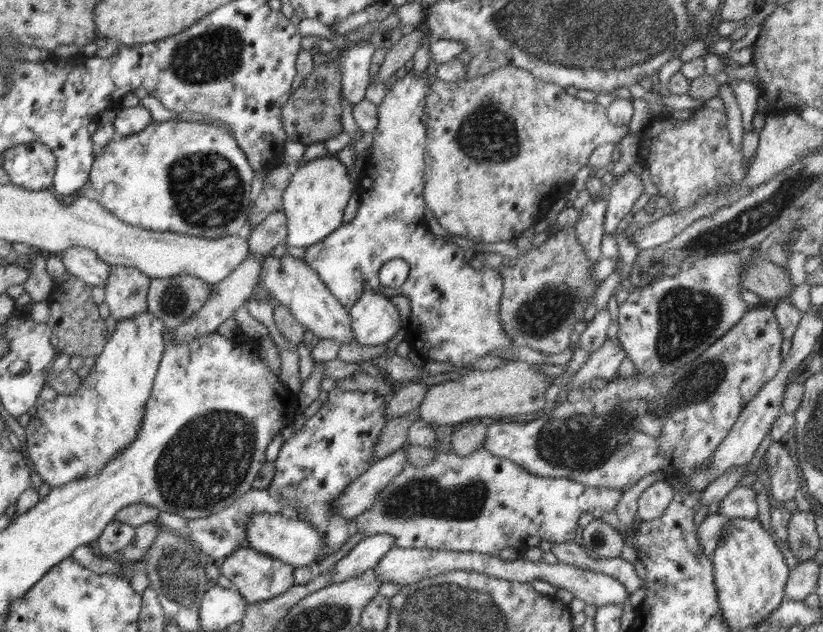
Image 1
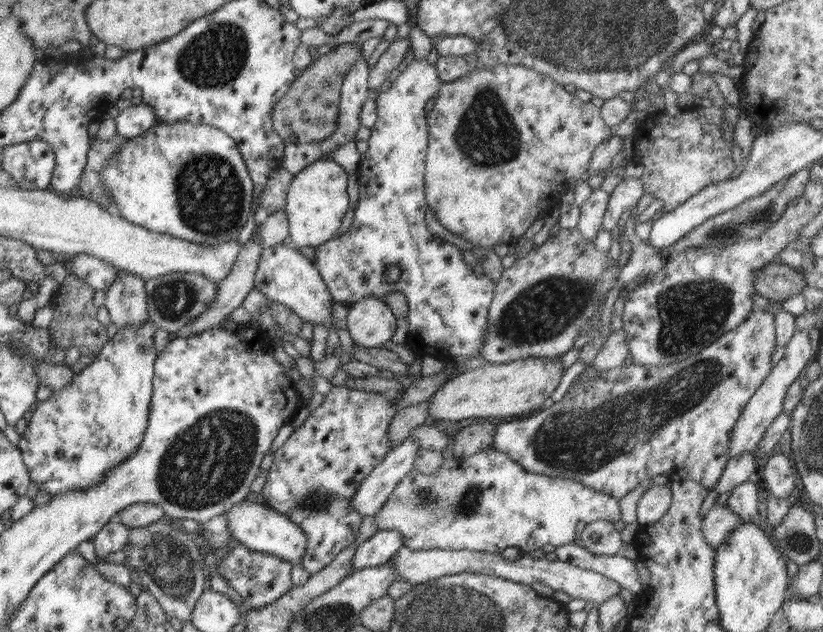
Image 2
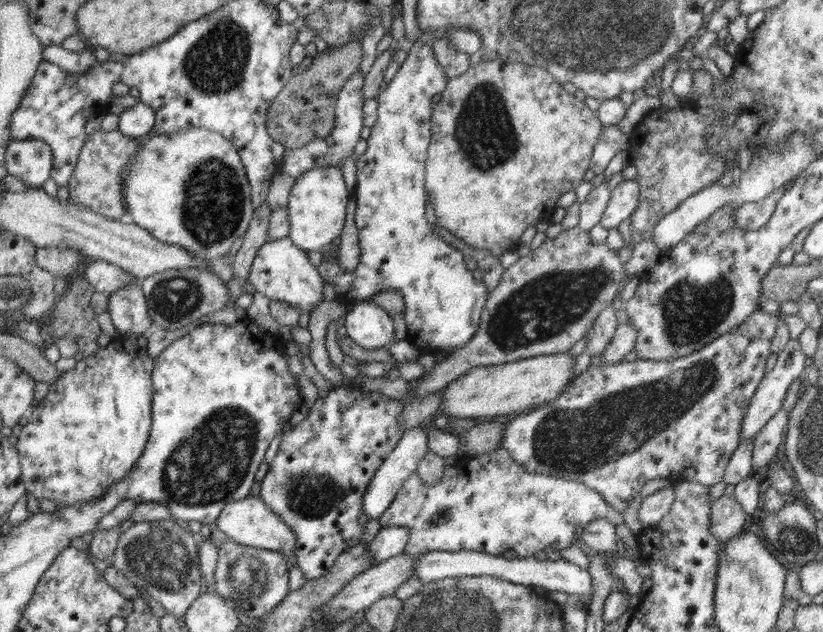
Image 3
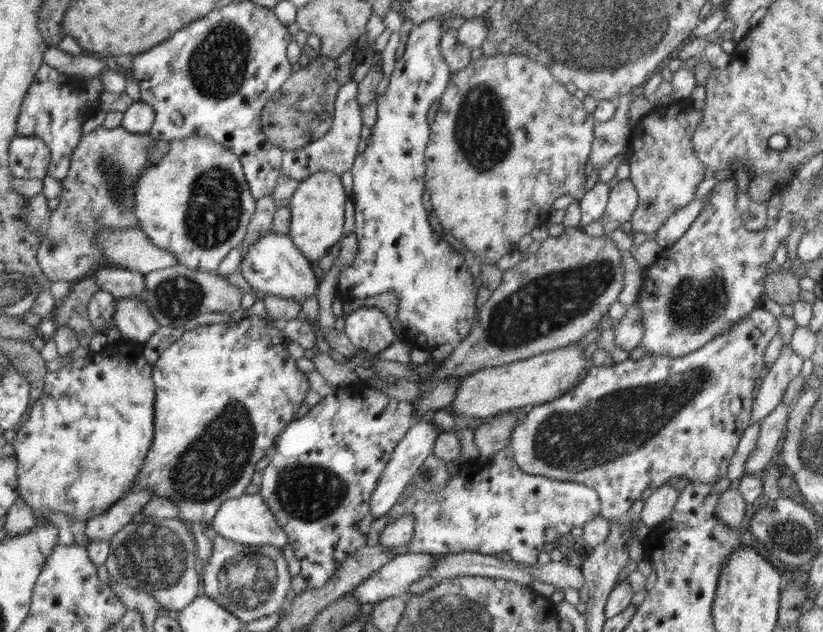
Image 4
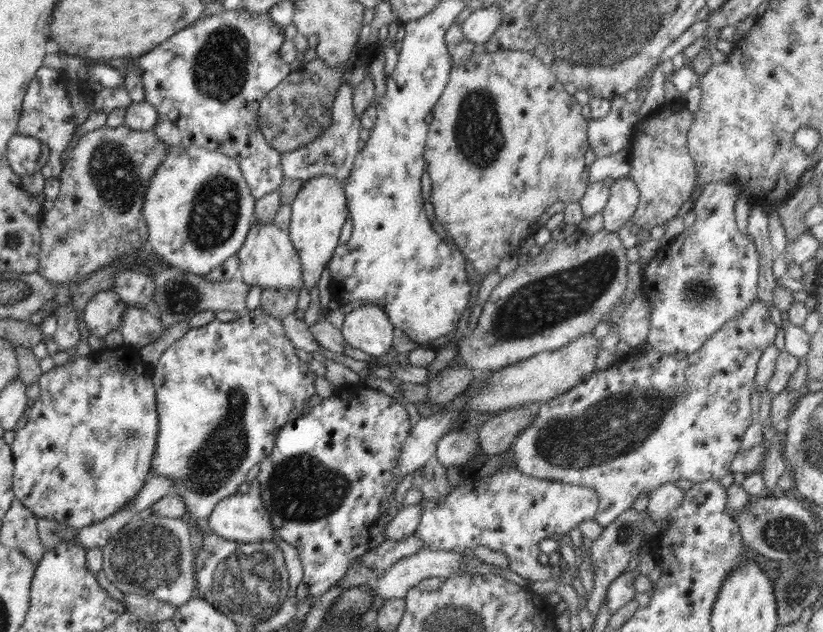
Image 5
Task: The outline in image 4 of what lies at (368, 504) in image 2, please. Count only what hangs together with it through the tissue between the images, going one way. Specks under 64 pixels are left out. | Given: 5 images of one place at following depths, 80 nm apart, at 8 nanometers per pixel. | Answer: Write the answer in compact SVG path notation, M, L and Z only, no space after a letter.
M417 419L413 421L404 438L396 445L390 460L386 463L382 475L378 477L378 485L372 493L370 508L375 518L386 515L389 510L397 503L408 484L412 482L414 474L423 462L433 454L434 441L439 435L432 423Z

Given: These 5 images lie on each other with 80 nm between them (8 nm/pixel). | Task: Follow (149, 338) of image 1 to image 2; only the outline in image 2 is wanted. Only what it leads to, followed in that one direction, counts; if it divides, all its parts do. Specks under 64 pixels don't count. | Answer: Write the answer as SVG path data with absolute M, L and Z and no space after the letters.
M148 319L141 326L129 326L119 330L112 340L108 340L94 361L80 374L72 378L68 386L53 390L48 400L37 402L32 409L32 418L20 435L17 447L28 468L28 479L37 484L39 490L64 494L71 490L96 487L114 467L130 458L141 444L148 426L148 412L153 392L154 364L158 353L154 335L157 326Z

